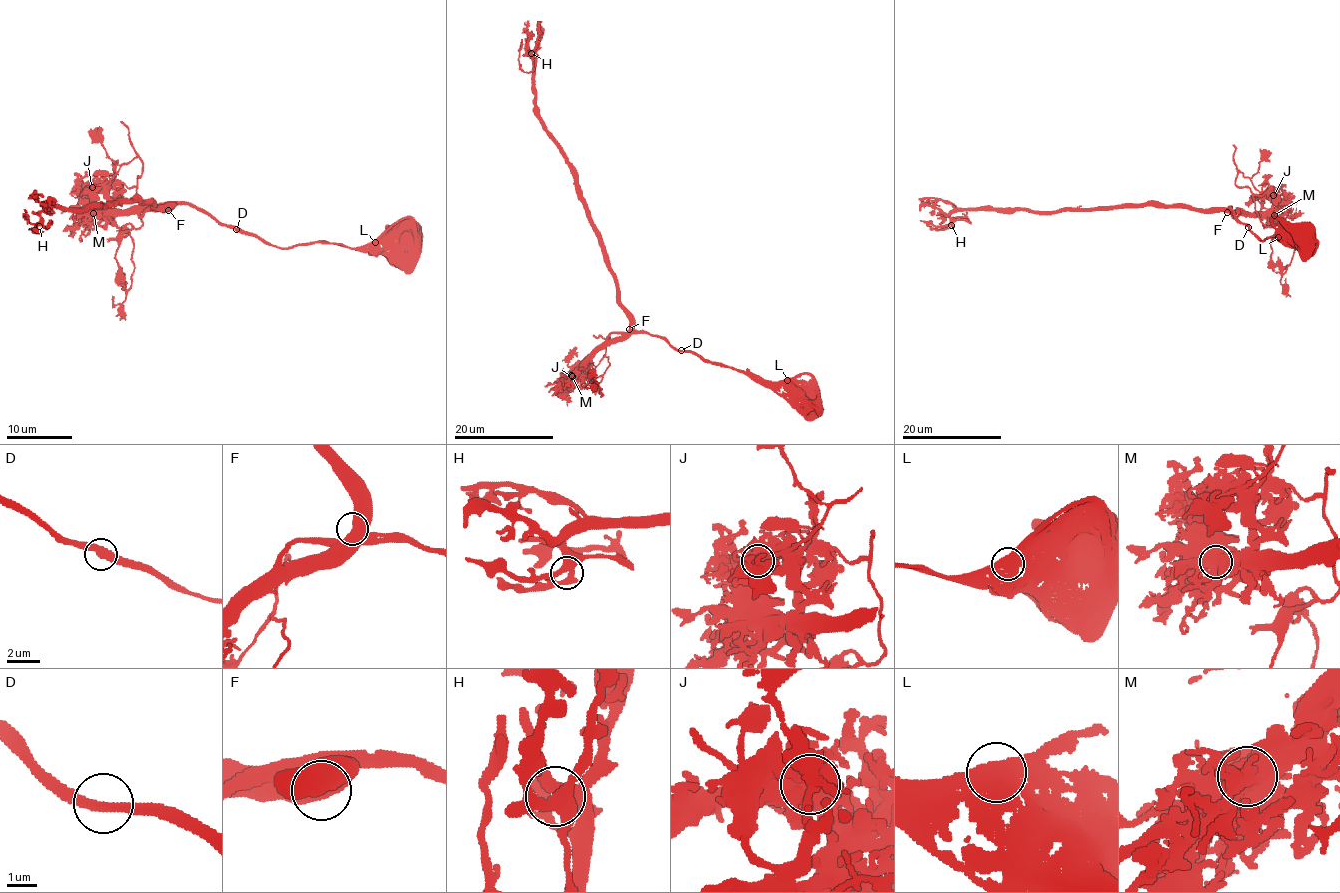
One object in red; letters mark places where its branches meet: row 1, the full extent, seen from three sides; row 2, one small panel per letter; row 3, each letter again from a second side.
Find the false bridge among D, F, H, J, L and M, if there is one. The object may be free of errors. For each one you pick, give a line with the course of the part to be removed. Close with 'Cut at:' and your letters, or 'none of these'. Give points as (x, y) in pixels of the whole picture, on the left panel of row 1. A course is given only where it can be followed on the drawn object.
J: course (91, 187), (116, 170), (140, 203), (142, 224), (124, 234), (117, 249), (126, 291), (119, 320)
Cut at: J

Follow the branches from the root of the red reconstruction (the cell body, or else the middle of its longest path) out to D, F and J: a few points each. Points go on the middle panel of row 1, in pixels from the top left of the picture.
D: (814, 408), (788, 382), (753, 380), (745, 372), (706, 362), (681, 350)
F: (814, 408), (788, 382), (753, 380), (745, 372), (706, 362), (691, 352), (672, 349), (655, 335), (629, 329)
J: (814, 408), (788, 382), (753, 380), (672, 349), (646, 332), (610, 339), (570, 375)

